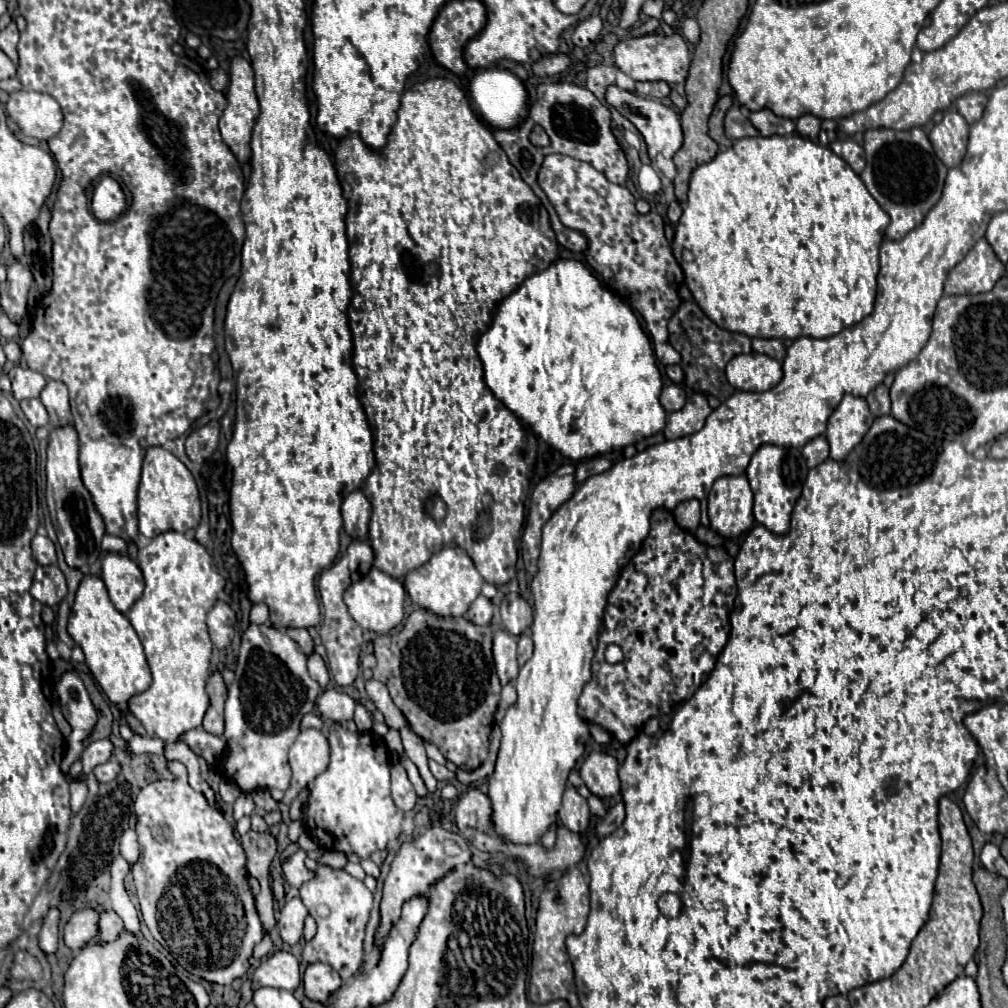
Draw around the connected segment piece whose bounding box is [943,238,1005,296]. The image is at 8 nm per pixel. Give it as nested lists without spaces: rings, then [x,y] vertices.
[[[981,238],[969,254],[949,272],[943,292],[955,294],[983,294],[991,292],[995,282],[1005,274],[1005,266],[997,260],[993,248]]]

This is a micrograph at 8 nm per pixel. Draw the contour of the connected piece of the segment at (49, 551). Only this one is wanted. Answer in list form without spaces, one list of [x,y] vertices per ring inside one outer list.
[[[35,536],[33,542],[31,542],[31,548],[33,548],[33,556],[35,560],[41,564],[41,566],[47,566],[47,564],[55,564],[57,558],[55,558],[55,546],[53,542],[47,538],[47,536]]]

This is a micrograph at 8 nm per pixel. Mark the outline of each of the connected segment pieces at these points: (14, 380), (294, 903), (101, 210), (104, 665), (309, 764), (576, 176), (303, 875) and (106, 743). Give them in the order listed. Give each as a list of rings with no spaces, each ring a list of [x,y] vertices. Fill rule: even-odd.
[[[13,366],[7,374],[11,378],[11,386],[13,386],[13,396],[17,400],[27,400],[27,398],[39,398],[41,390],[47,384],[47,378],[41,376],[35,370],[29,368],[21,368],[21,366]]]
[[[299,897],[287,900],[280,908],[279,920],[277,920],[277,928],[281,932],[281,938],[287,944],[297,944],[303,936],[303,922],[307,918],[307,908],[303,906],[303,902]]]
[[[103,176],[95,184],[93,196],[91,196],[93,216],[101,222],[109,222],[117,218],[125,208],[127,208],[127,200],[125,200],[125,192],[121,184],[111,176]]]
[[[87,574],[77,590],[75,604],[69,616],[67,626],[71,638],[75,644],[79,644],[85,652],[87,666],[97,680],[97,684],[103,688],[103,692],[109,696],[109,700],[127,712],[127,700],[133,694],[143,692],[151,684],[151,672],[143,654],[141,640],[131,626],[131,622],[113,606],[109,600],[105,582],[99,576]]]
[[[315,728],[301,730],[289,750],[289,764],[293,778],[291,786],[285,790],[283,804],[291,804],[291,800],[295,800],[307,786],[307,782],[325,772],[325,768],[329,766],[329,742],[323,732]]]
[[[563,154],[547,156],[539,170],[539,186],[547,194],[553,208],[557,210],[559,220],[567,228],[581,230],[587,236],[589,248],[585,252],[585,258],[589,266],[597,274],[601,274],[603,282],[613,292],[619,292],[635,310],[639,310],[639,314],[647,316],[647,328],[653,340],[657,360],[663,366],[677,364],[681,356],[667,342],[667,322],[669,322],[667,316],[673,316],[673,312],[681,304],[679,286],[683,284],[683,270],[677,258],[671,256],[673,254],[671,246],[663,234],[665,232],[663,218],[657,212],[641,216],[635,210],[633,194],[625,186],[611,184],[591,164],[579,162],[571,156]],[[633,248],[639,248],[637,254]]]
[[[299,850],[299,852],[295,852],[293,856],[281,860],[281,868],[283,868],[285,880],[287,880],[291,886],[295,886],[295,888],[299,888],[303,882],[307,882],[307,880],[313,878],[313,872],[309,872],[309,870],[305,868],[303,860],[305,860],[305,852],[303,852],[303,850]]]
[[[109,738],[105,740],[97,740],[97,742],[91,742],[85,752],[83,752],[83,774],[87,776],[97,764],[105,764],[113,754],[113,744]]]

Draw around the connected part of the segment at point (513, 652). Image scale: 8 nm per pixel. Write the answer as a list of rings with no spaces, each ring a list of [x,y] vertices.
[[[505,630],[493,632],[493,658],[501,684],[513,682],[519,674],[519,664],[517,664],[517,640],[509,632]]]

